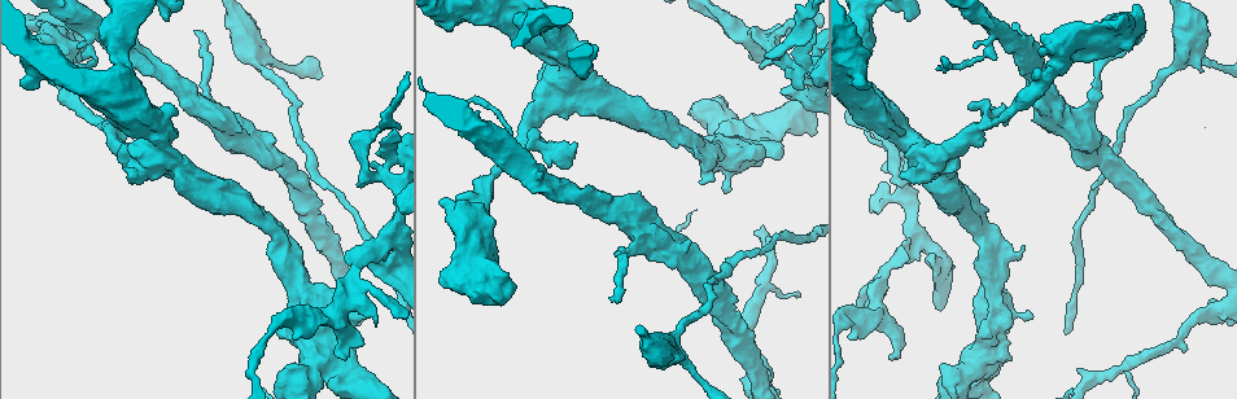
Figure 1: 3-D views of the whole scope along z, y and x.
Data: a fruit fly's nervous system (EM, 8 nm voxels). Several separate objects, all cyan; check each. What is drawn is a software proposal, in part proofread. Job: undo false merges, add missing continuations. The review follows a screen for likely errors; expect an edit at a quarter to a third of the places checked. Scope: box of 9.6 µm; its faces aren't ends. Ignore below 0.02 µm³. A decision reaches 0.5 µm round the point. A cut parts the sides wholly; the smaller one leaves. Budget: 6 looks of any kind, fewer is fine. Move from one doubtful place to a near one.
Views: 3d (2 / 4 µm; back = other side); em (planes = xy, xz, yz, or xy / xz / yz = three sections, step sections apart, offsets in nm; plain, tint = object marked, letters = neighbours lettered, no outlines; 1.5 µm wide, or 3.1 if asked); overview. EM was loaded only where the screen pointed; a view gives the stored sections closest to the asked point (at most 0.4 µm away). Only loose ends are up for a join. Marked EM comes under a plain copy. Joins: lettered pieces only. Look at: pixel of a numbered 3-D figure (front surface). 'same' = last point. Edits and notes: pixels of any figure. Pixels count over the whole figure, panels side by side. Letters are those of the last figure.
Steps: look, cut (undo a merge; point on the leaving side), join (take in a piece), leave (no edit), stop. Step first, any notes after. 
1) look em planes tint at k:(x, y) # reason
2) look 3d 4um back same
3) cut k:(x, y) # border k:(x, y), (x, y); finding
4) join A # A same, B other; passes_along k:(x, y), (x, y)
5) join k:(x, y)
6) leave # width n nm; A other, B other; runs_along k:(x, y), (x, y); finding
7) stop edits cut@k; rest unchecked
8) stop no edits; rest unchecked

look em planes tint at 1:(375, 318) # branch stops here

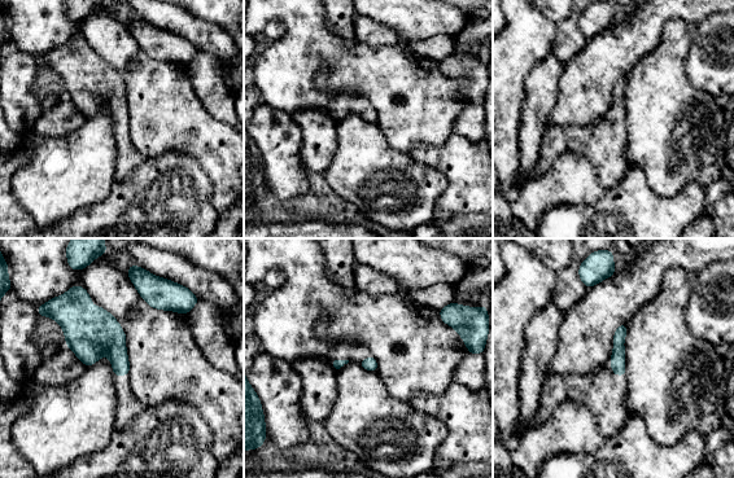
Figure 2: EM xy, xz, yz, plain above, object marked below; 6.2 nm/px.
look em planes letters same # see the neighbours

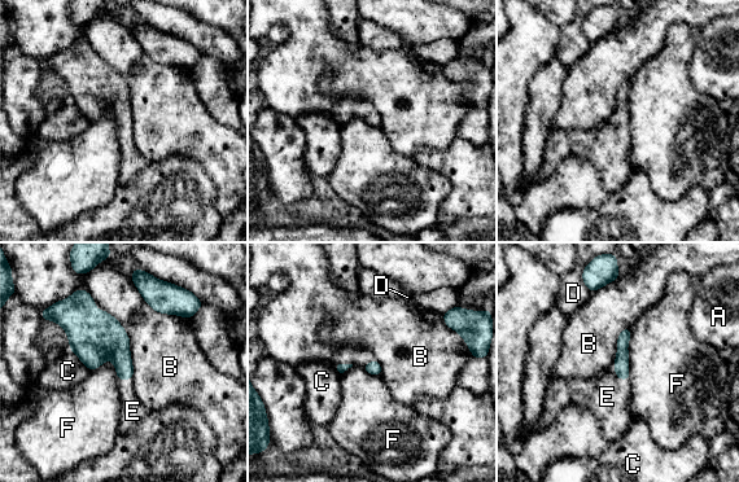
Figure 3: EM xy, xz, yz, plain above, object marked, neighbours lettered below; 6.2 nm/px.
join E # A other, B other, C other, D other, E same, F other; the cell continues

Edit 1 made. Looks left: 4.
look overview

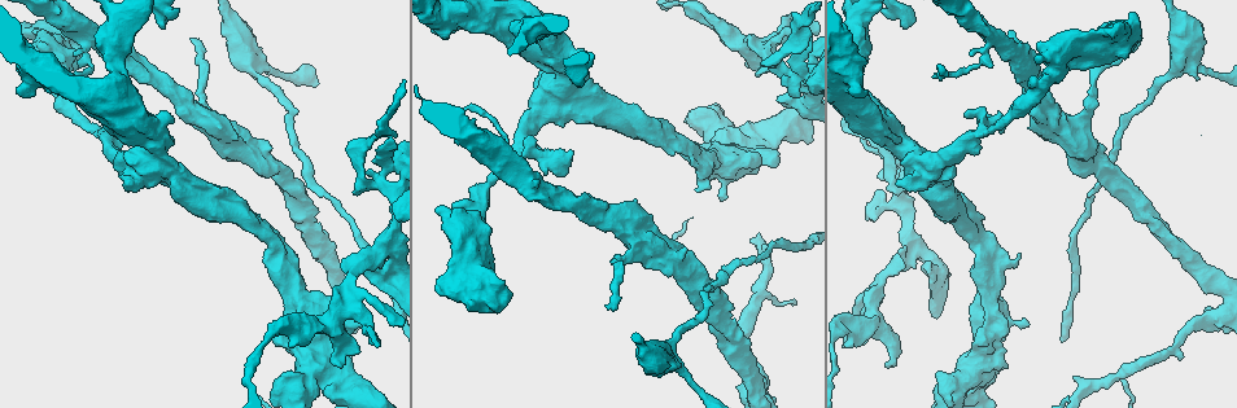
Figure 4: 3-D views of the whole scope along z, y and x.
look em xy step 8 tint at 4:(610, 303) # an open end

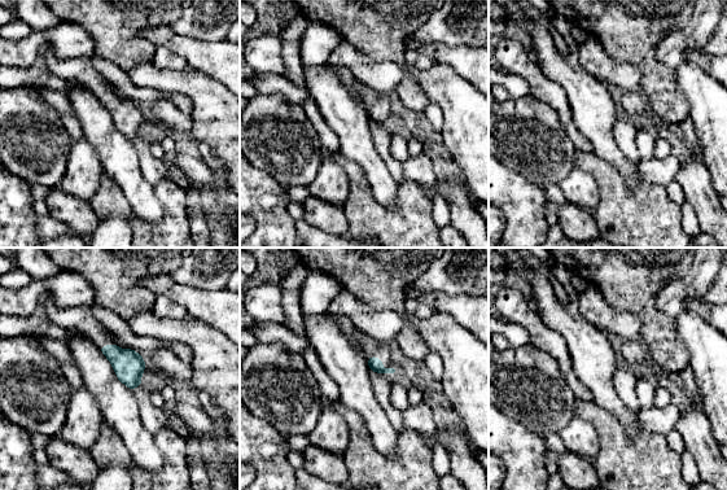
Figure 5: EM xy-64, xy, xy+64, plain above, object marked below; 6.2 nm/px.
look em planes letters same

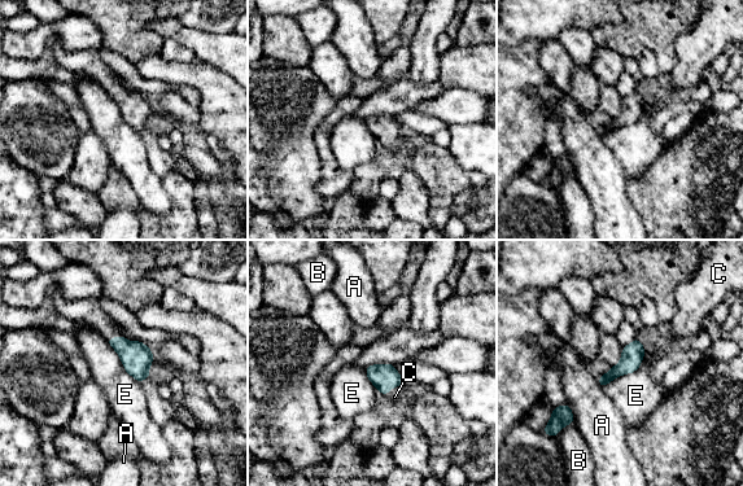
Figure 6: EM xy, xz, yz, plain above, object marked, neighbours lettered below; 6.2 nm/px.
join C # width 130 nm; A other, B other, C same, E other; passes_along 6:(384, 376), (389, 388), (394, 397); the cell continues

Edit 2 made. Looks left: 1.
stop edits join@3, join@6; rest unchecked

